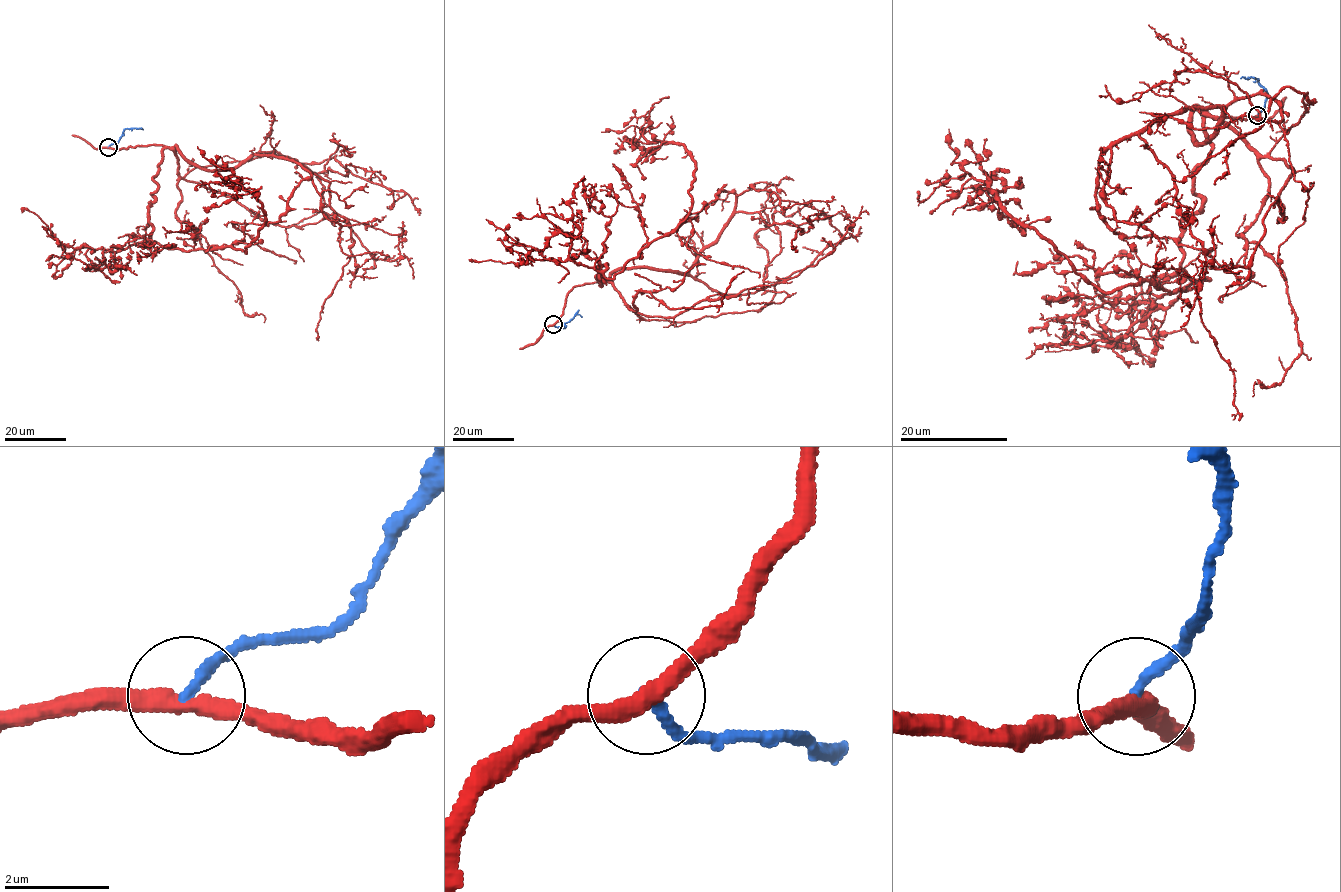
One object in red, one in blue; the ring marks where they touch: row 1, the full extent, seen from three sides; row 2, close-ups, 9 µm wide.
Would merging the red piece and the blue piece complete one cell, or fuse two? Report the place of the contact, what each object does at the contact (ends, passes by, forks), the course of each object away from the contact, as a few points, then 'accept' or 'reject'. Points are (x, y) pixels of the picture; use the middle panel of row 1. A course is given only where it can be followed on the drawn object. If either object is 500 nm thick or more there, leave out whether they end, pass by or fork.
at (553, 324); red passes by; blue ends there; red runs (553, 324), (573, 287), (601, 285), (602, 264), (613, 278), (690, 210), (691, 153), (643, 134), (668, 96); blue runs (553, 324), (564, 327), (576, 314), (582, 317); reject

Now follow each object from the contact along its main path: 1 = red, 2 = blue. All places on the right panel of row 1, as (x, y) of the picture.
1: (1258, 115), (1201, 109), (1211, 153), (1180, 249), (1209, 279), (1189, 290), (1101, 292), (987, 181), (916, 191)
2: (1258, 115), (1266, 97), (1265, 89), (1258, 80), (1247, 78), (1255, 78)

